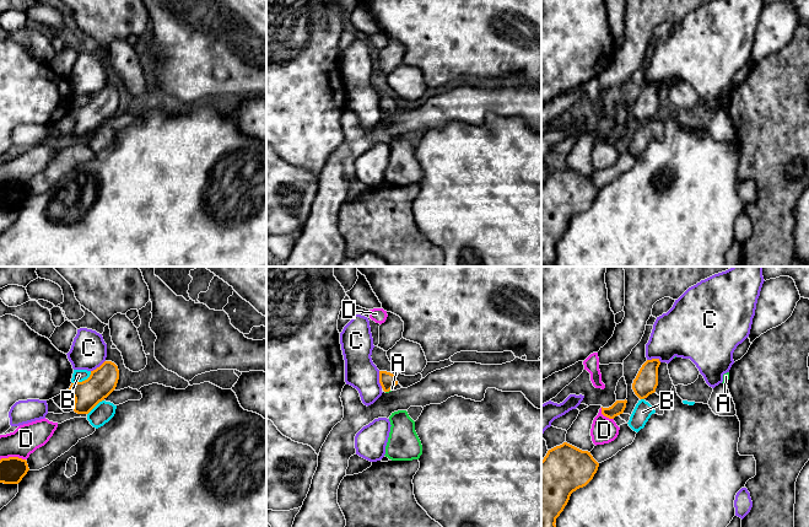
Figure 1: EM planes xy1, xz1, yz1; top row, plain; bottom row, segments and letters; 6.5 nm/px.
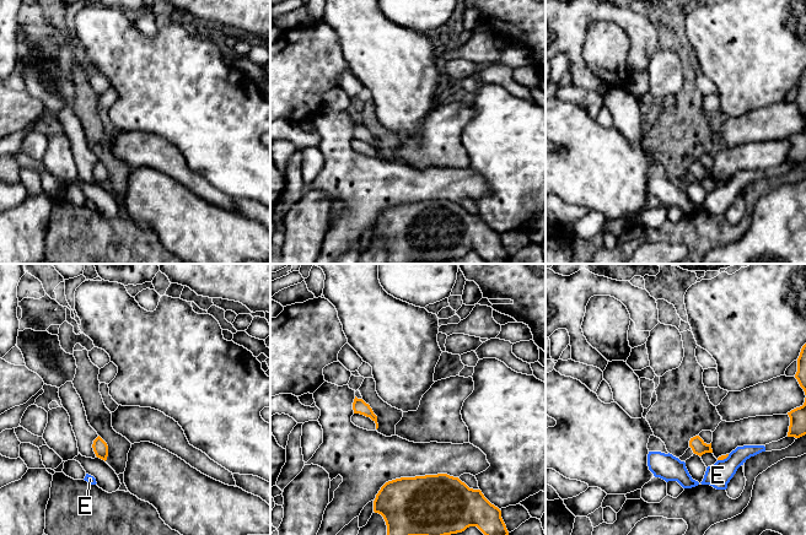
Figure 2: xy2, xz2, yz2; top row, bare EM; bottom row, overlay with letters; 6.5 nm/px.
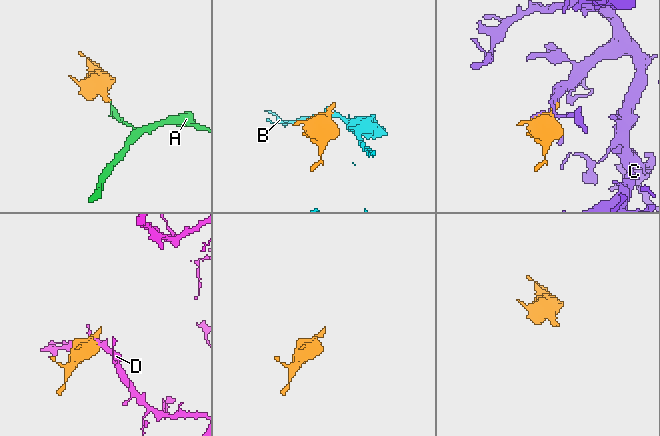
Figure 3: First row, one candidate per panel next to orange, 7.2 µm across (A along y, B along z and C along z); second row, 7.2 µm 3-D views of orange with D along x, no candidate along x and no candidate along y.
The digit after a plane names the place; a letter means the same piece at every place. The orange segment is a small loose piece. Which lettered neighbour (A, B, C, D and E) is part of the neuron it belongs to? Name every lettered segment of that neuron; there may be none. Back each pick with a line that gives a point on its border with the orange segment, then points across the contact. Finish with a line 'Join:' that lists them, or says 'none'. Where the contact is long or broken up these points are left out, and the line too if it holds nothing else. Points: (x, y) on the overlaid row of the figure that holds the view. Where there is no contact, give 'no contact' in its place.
A: meets orange in xz1 at (388, 391); runs through xz1 (387, 380), (388, 391), (392, 388)
Join: A

